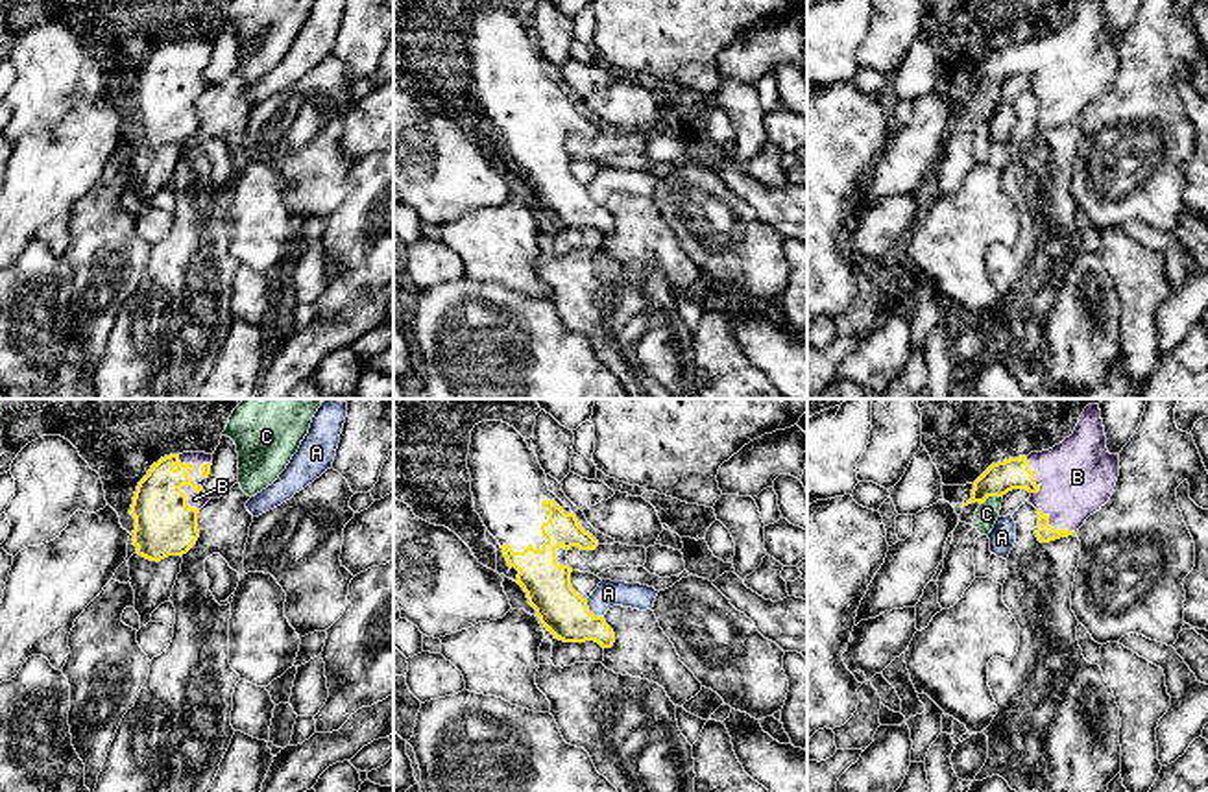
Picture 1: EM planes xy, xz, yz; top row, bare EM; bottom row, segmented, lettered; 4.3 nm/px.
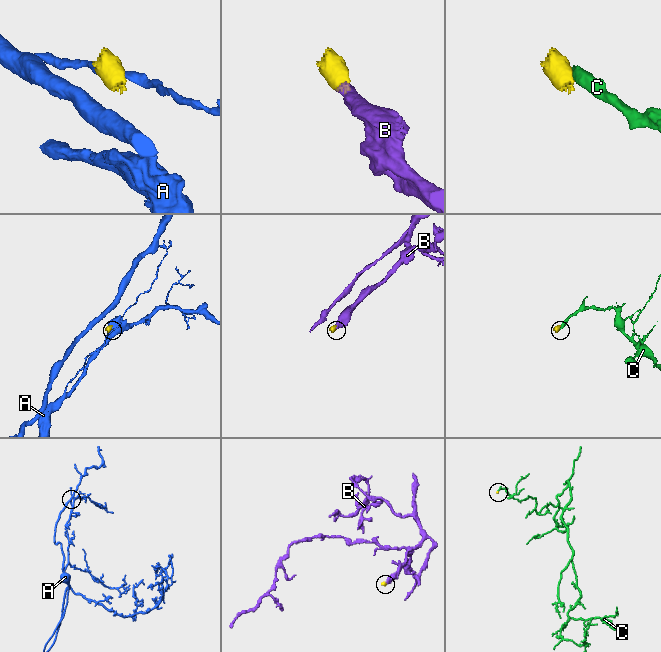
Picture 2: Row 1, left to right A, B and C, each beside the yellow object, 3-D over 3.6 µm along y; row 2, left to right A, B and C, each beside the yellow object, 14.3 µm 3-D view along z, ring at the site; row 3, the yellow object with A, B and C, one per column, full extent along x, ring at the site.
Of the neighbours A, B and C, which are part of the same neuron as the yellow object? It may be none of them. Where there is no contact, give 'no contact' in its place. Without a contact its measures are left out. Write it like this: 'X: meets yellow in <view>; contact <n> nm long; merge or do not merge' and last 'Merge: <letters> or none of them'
A: meets yellow in xz; contact 120 nm long; do not merge
B: meets yellow in xy; contact 260 nm long; merge
C: meets yellow in yz; contact 100 nm long; do not merge
Merge: B

